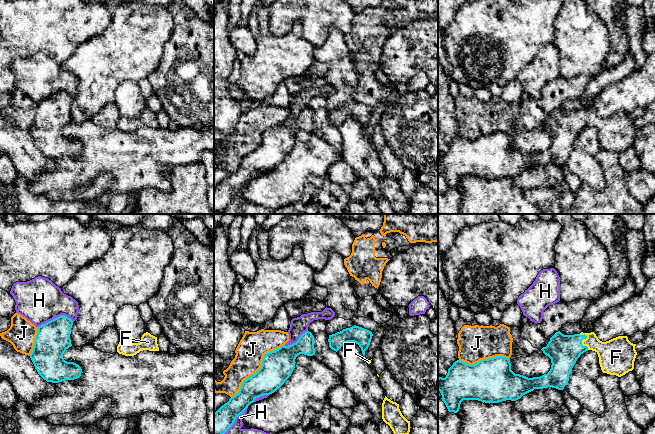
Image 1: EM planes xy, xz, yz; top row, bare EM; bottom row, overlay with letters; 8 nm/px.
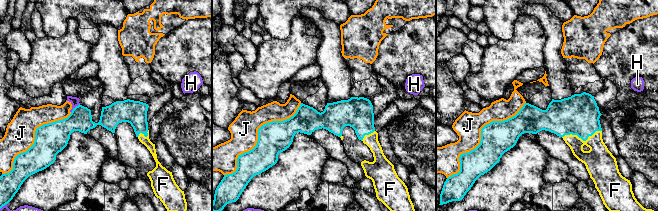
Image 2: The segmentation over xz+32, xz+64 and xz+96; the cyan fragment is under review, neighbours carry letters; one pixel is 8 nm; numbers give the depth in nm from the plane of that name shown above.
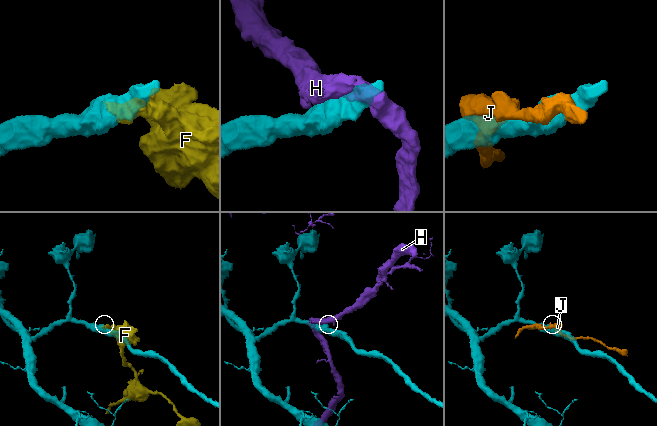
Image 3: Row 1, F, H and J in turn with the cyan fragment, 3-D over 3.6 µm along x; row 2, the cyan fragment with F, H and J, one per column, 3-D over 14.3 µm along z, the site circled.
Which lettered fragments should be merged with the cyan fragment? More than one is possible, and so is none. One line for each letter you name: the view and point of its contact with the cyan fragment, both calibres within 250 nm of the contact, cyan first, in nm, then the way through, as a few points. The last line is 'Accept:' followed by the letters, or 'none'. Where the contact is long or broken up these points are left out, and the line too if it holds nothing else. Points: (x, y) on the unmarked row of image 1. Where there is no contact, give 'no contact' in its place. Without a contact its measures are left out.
F: meets cyan in yz at (582, 115); 260 nm thick on the cyan side, 190 nm on the other; runs through yz (563, 126), (577, 120), (582, 115), (590, 117), (610, 128)
Accept: F

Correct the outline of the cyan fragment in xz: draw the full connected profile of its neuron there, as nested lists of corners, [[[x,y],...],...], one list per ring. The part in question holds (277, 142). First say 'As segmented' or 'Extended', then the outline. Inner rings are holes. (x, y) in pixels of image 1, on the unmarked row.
As segmented. [[[311,108],[303,109],[296,119],[268,128],[264,131],[261,144],[252,152],[243,157],[239,168],[231,173],[227,179],[222,181],[214,189],[214,214],[219,213],[227,208],[234,200],[235,195],[244,189],[248,182],[255,177],[256,174],[270,171],[279,165],[285,157],[291,152],[295,144],[295,135],[298,131],[304,130],[313,132],[315,130],[314,112]]]

